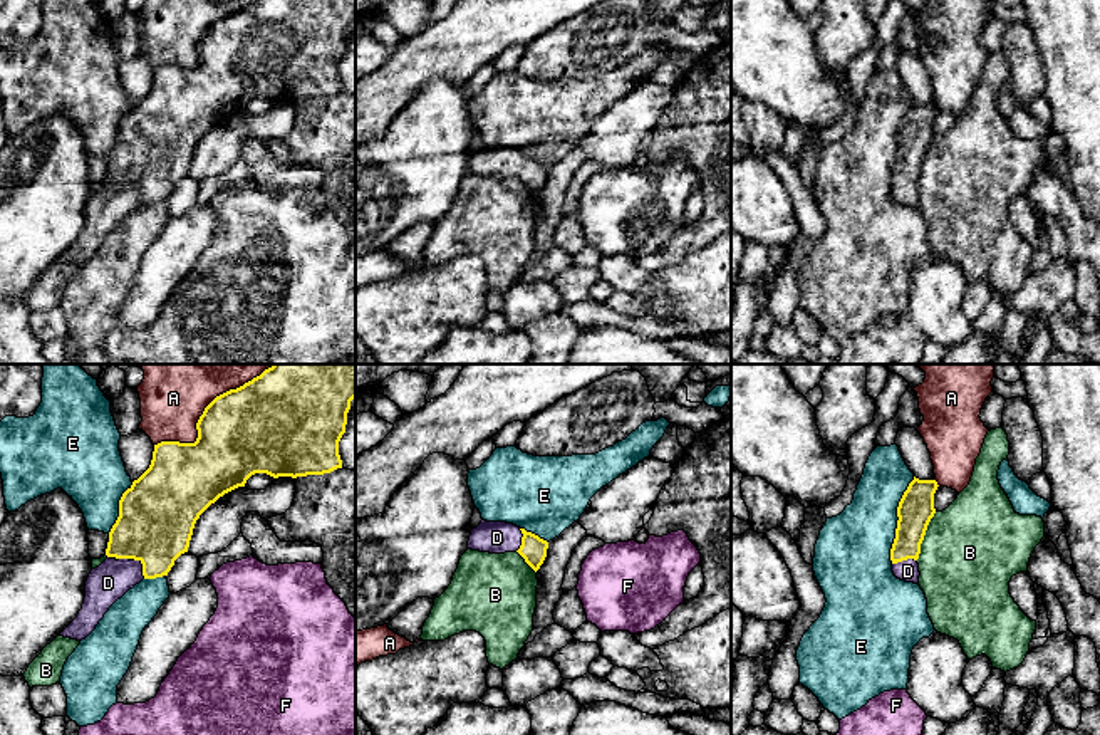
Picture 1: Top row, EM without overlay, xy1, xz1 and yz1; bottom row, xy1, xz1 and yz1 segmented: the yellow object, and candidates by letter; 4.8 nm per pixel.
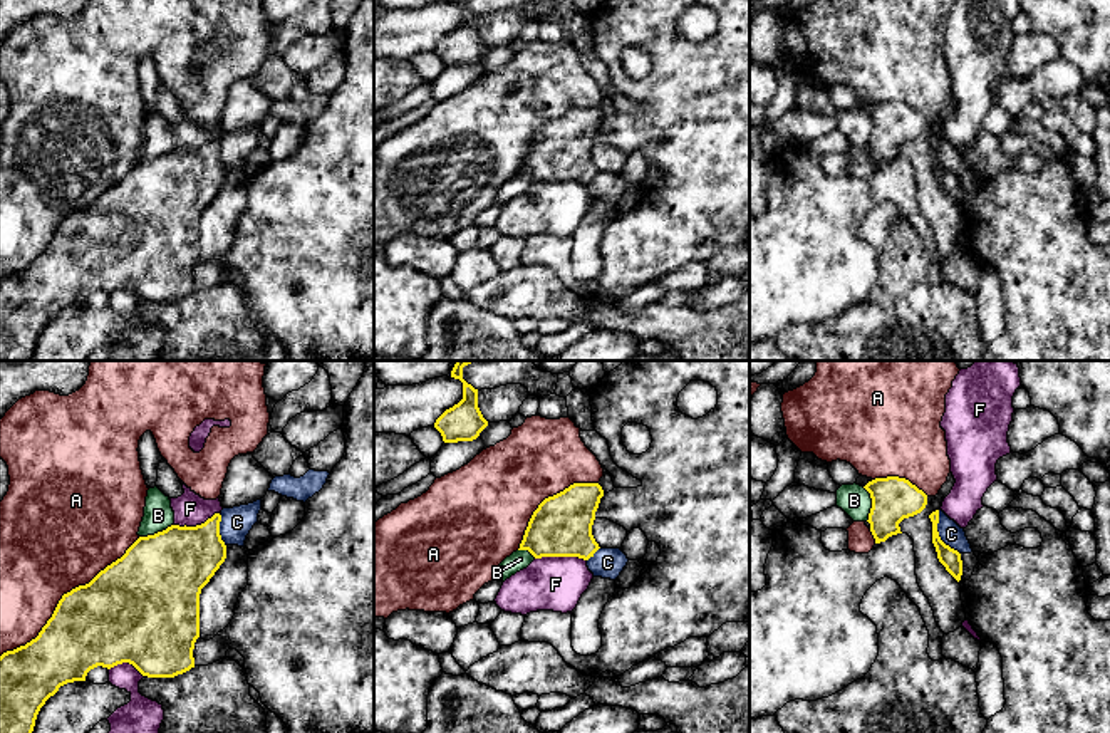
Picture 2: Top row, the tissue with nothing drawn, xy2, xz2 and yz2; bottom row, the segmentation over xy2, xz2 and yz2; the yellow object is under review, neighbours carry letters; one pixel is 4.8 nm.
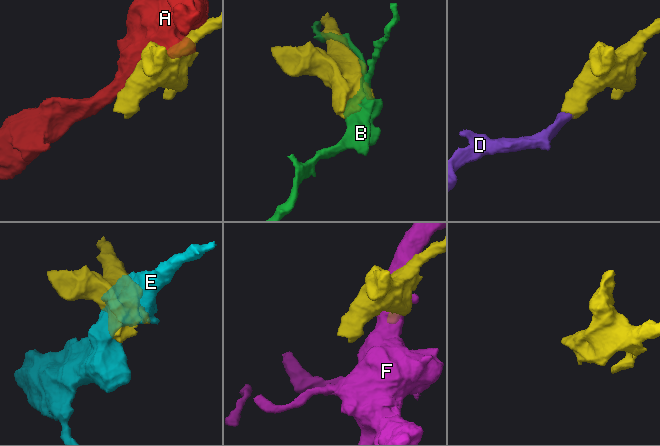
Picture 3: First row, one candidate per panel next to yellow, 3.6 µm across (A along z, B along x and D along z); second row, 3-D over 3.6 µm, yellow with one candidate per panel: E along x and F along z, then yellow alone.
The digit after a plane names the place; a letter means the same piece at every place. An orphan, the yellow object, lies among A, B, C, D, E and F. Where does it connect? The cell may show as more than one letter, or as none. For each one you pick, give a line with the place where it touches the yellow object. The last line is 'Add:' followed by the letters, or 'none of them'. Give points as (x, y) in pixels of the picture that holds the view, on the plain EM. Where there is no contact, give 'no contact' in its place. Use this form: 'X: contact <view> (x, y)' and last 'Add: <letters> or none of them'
D: contact yz1 (904, 183)
Add: D

